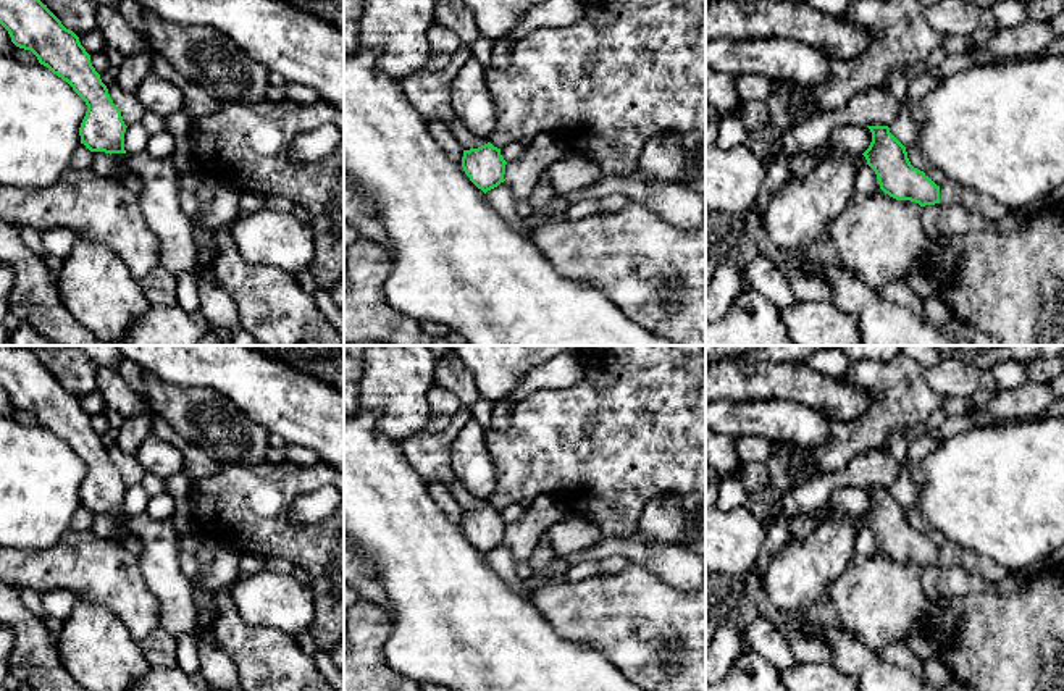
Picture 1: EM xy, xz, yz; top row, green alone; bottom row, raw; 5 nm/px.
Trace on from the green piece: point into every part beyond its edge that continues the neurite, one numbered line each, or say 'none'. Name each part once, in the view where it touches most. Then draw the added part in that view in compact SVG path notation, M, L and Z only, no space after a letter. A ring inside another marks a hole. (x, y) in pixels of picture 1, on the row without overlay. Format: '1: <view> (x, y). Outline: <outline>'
none

